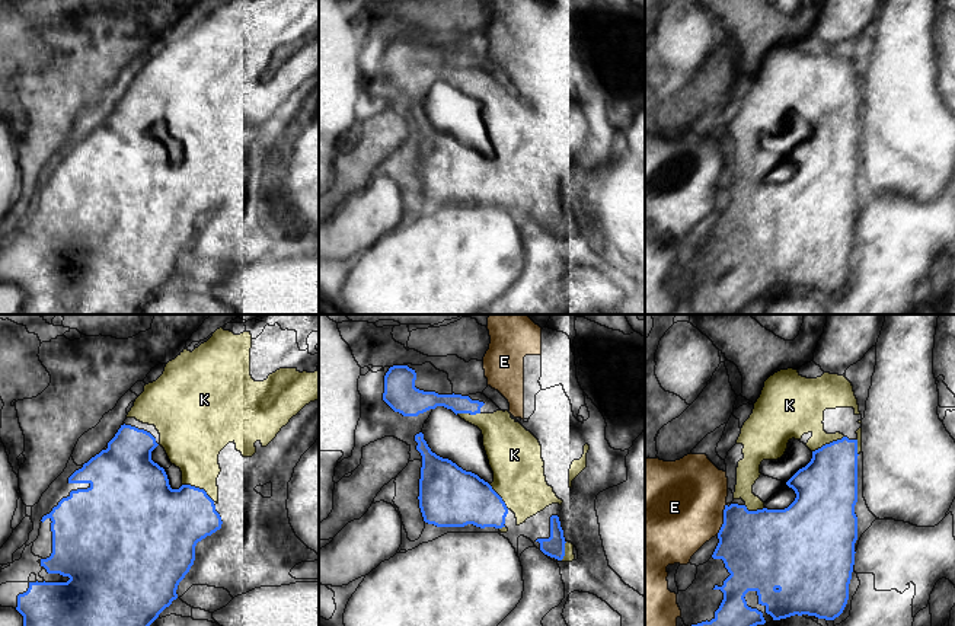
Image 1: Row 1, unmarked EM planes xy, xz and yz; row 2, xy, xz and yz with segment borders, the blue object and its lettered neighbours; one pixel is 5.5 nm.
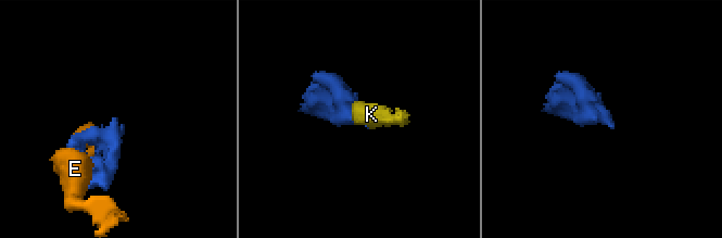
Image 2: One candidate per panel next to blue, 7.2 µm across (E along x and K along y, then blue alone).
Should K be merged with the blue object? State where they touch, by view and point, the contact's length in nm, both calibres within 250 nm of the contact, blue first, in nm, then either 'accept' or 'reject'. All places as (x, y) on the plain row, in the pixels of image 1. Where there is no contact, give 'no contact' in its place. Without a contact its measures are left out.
meets blue in xy at (198, 162); contact 200 nm long; 380 nm thick on the blue side, 300 nm on the other; accept

